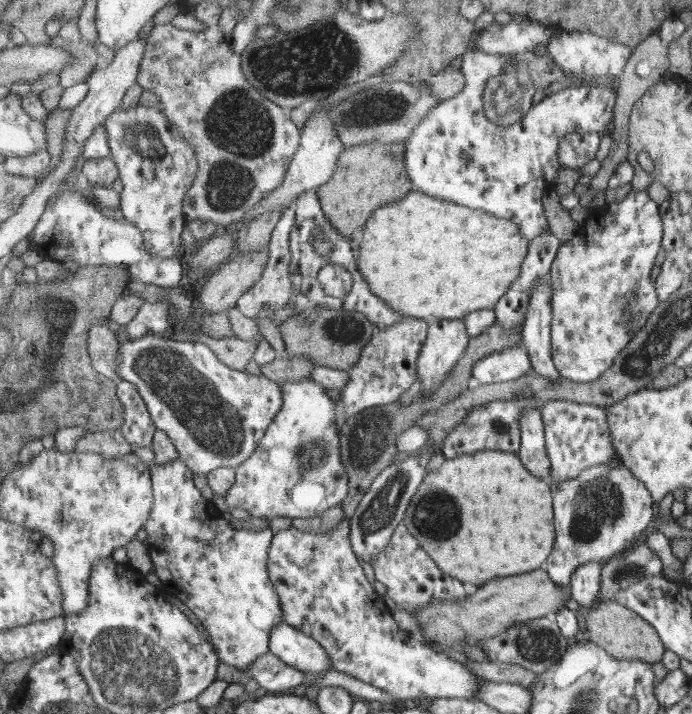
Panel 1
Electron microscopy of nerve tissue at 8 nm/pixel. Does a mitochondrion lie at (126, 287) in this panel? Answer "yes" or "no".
no

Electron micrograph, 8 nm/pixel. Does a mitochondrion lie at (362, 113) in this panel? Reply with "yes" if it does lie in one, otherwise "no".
yes

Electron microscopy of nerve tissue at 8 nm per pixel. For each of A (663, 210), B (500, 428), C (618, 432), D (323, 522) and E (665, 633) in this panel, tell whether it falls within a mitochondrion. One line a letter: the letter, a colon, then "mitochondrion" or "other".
A: other
B: mitochondrion
C: other
D: other
E: other

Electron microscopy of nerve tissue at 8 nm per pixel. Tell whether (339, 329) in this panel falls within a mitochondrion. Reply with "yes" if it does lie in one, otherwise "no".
yes

